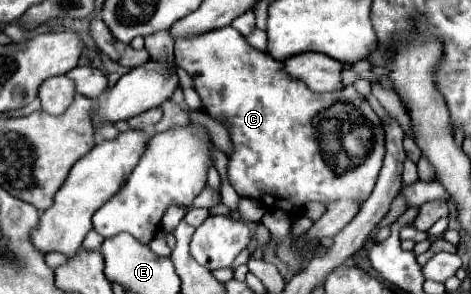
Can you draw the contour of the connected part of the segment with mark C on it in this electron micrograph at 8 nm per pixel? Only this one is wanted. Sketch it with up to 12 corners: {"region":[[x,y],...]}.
{"region":[[234,27],[174,43],[202,111],[232,139],[240,197],[293,215],[366,201],[384,159],[334,171],[314,93]]}

